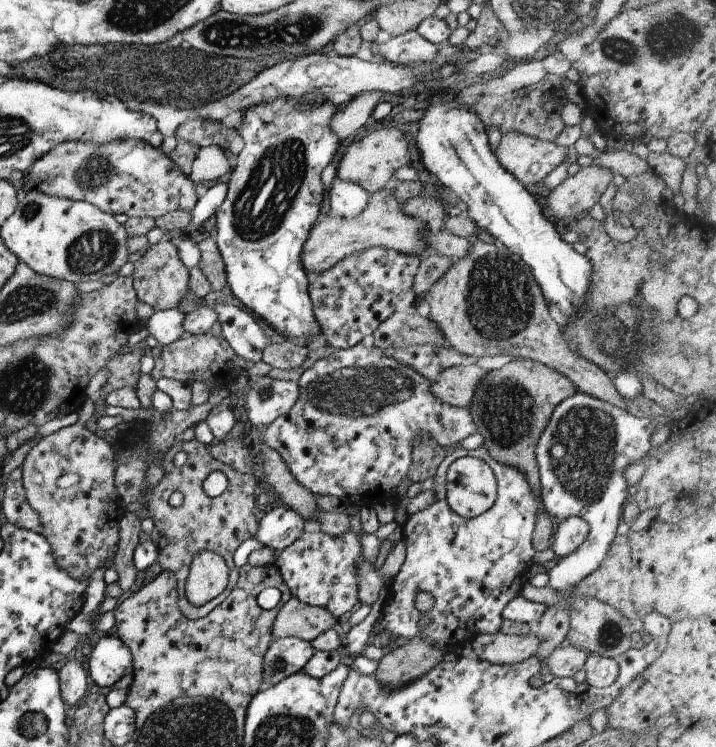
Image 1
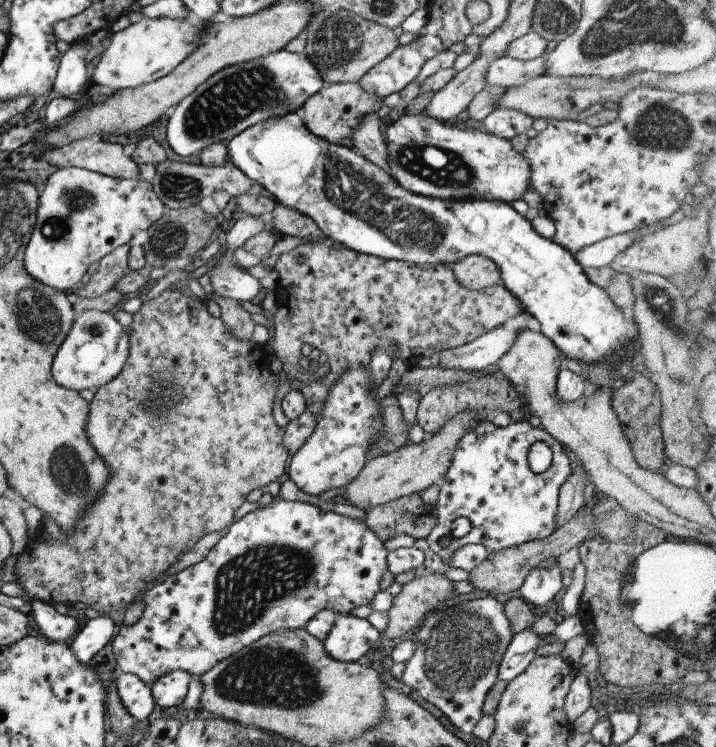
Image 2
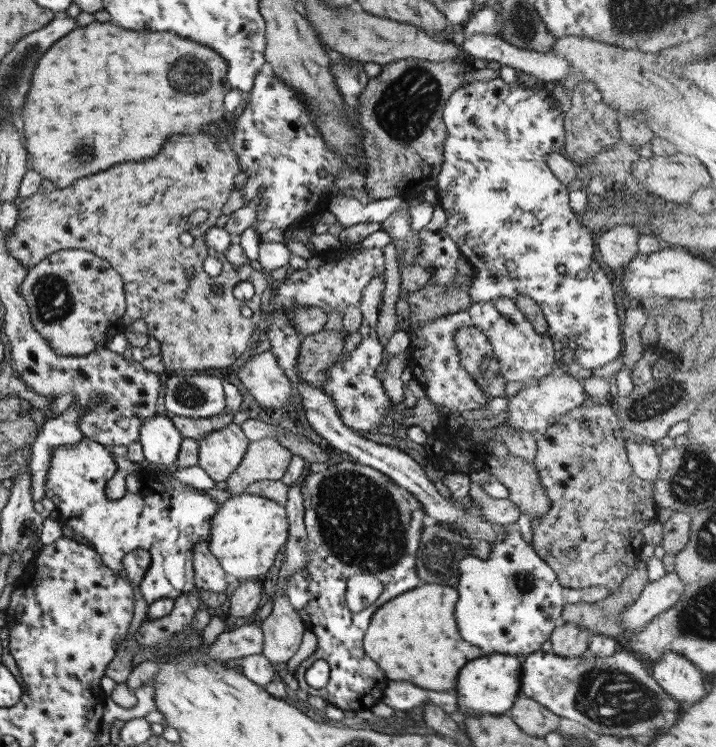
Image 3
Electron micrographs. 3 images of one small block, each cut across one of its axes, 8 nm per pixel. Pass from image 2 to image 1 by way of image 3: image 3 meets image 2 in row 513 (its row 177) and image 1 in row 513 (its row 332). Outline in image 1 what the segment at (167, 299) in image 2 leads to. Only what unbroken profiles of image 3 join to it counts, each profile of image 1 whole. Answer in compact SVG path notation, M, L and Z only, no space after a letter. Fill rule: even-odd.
M134 432L131 438L121 437L118 441L112 442L121 443L122 447L117 448L117 458L115 464L115 484L117 487L117 492L119 493L119 498L121 503L126 507L128 504L137 501L138 498L148 498L146 500L146 509L148 510L148 517L153 520L156 530L160 535L167 539L167 545L164 548L159 548L158 559L162 570L168 570L176 576L177 580L177 604L180 611L186 618L203 618L207 616L216 606L219 606L222 598L225 598L227 594L230 594L236 586L239 578L239 568L235 566L233 555L236 552L236 548L245 542L247 539L253 538L258 531L258 522L256 522L256 517L254 516L254 507L256 505L256 499L254 493L256 490L256 478L253 475L241 474L234 470L231 466L223 464L219 460L215 460L211 456L210 445L203 444L199 442L196 438L186 441L185 439L177 439L170 448L166 448L159 457L162 460L162 470L165 473L164 477L156 486L148 488L146 486L146 462L148 462L148 456L152 453L152 446L150 442L146 439L142 432ZM178 452L185 452L188 456L186 464L181 468L176 467L174 464L174 458ZM212 472L222 472L227 477L228 488L216 496L216 498L210 498L204 488L202 488L204 480L212 474ZM174 492L181 492L184 496L184 502L179 507L172 507L169 504L169 499ZM202 551L210 551L218 554L228 566L229 569L229 582L226 586L225 593L221 598L216 598L203 606L193 606L189 604L189 601L185 597L185 585L189 576L189 565L192 563L194 556Z

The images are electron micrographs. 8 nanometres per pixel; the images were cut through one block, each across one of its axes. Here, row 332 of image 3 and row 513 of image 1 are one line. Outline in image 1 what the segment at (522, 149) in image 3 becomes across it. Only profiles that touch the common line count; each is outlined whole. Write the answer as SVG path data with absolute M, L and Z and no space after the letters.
M577 391L573 396L566 398L555 407L535 449L541 482L540 500L554 520L555 525L576 515L582 518L584 522L588 522L590 534L588 534L588 540L576 552L568 554L566 558L557 560L551 565L548 571L548 586L550 588L558 590L558 592L573 590L588 574L592 574L600 566L602 560L606 558L616 538L624 502L626 502L631 491L624 477L624 468L649 455L650 449L652 449L652 431L658 425L672 426L673 422L673 419L665 415L653 418L645 414L642 416L630 414L625 409L581 391Z

